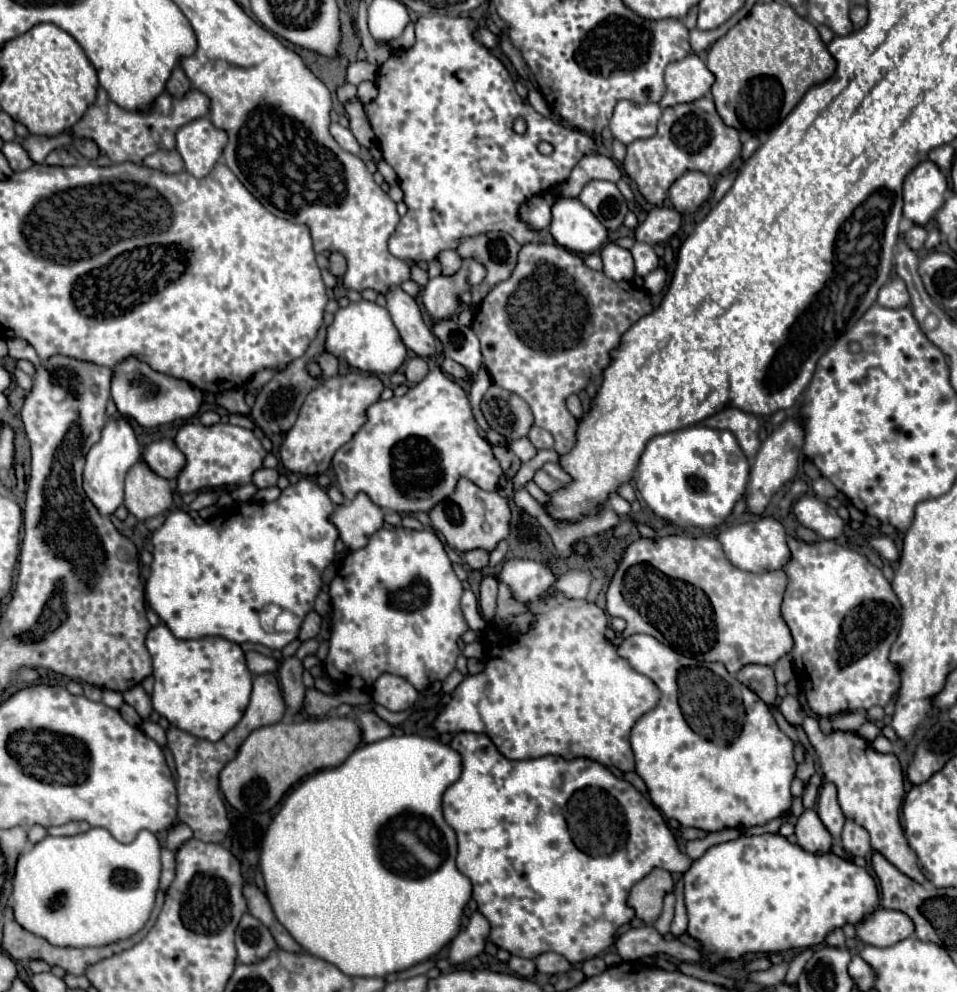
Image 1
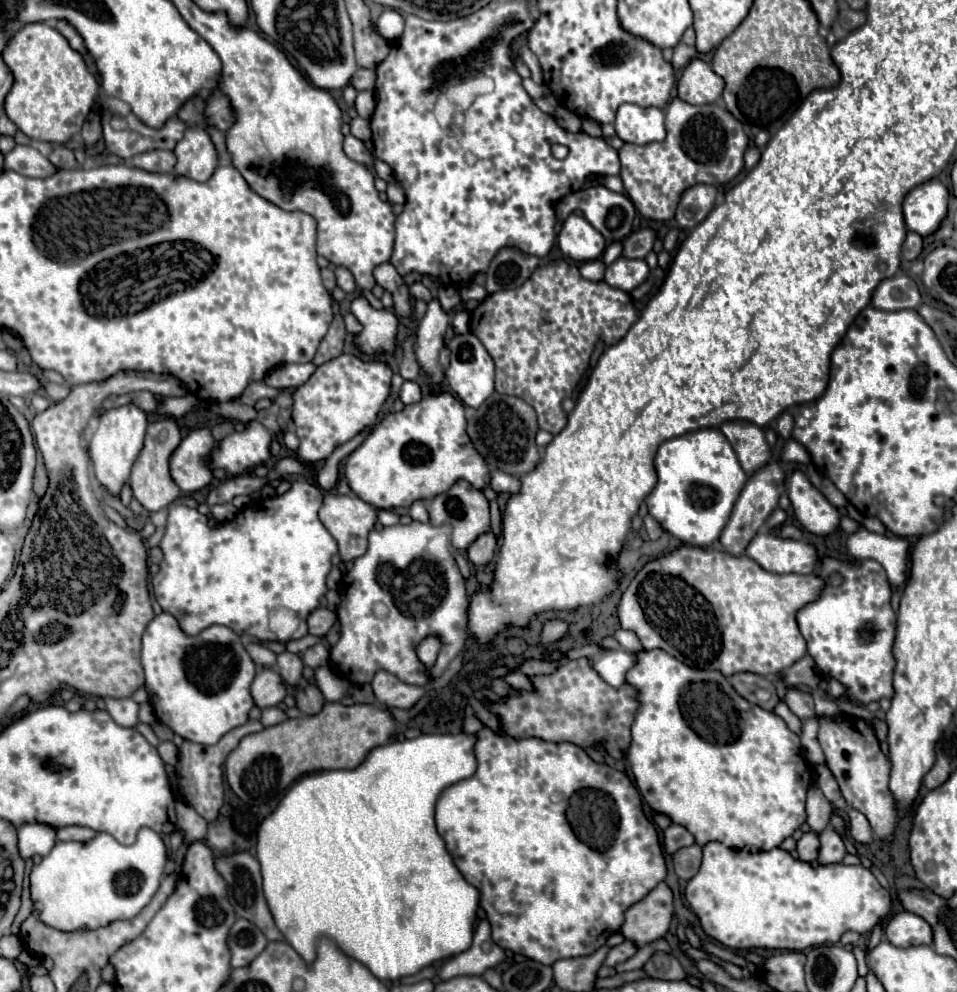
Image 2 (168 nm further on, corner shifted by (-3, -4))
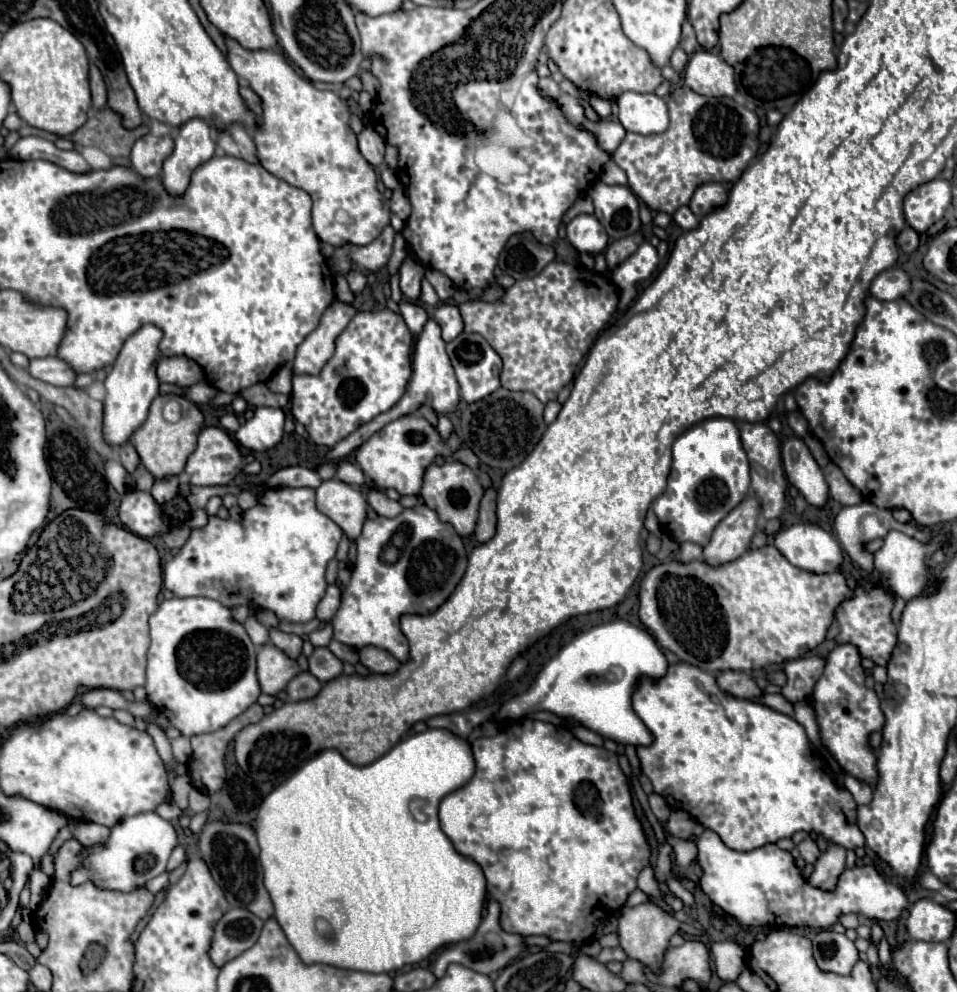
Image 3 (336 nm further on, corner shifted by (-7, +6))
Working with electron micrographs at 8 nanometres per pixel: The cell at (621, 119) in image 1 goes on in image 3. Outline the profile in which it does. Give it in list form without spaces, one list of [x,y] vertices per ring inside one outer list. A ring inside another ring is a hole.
[[[628,91],[618,97],[618,107],[618,117],[626,131],[652,135],[668,129],[668,107],[666,101],[658,95],[642,95]]]

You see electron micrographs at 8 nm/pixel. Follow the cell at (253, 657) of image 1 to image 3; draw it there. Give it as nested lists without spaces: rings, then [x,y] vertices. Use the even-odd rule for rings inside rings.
[[[250,615],[250,617],[246,619],[244,627],[246,627],[246,633],[250,635],[250,639],[252,639],[252,643],[254,643],[256,647],[262,647],[262,645],[268,643],[268,639],[270,639],[270,637],[268,637],[268,629],[266,629],[264,625],[260,625],[254,615]]]

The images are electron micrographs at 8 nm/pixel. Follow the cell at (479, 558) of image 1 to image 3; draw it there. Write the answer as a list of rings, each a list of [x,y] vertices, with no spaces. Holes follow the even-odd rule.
[[[488,489],[480,503],[480,519],[474,531],[478,543],[486,543],[494,537],[496,531],[496,491]]]

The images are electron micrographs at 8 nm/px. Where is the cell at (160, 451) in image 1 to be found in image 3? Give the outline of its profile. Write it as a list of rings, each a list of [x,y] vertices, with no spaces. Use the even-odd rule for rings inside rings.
[[[204,427],[198,445],[186,461],[190,485],[228,485],[240,471],[240,451],[232,437],[220,427]]]

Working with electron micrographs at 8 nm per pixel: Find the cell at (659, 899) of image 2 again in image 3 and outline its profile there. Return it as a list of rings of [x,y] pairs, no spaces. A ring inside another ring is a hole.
[[[646,901],[636,907],[624,907],[618,915],[618,937],[620,947],[628,953],[630,959],[638,959],[642,965],[652,967],[658,971],[664,951],[668,949],[668,939],[682,927],[680,921],[676,921],[672,915],[668,915],[664,909],[660,909],[656,903]]]

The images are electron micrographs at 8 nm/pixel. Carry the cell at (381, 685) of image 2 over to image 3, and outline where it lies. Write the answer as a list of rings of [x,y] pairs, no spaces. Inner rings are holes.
[[[364,647],[358,653],[360,653],[362,665],[366,665],[372,673],[392,675],[400,667],[400,661],[396,661],[388,651],[382,651],[382,649],[376,649],[376,647]]]

